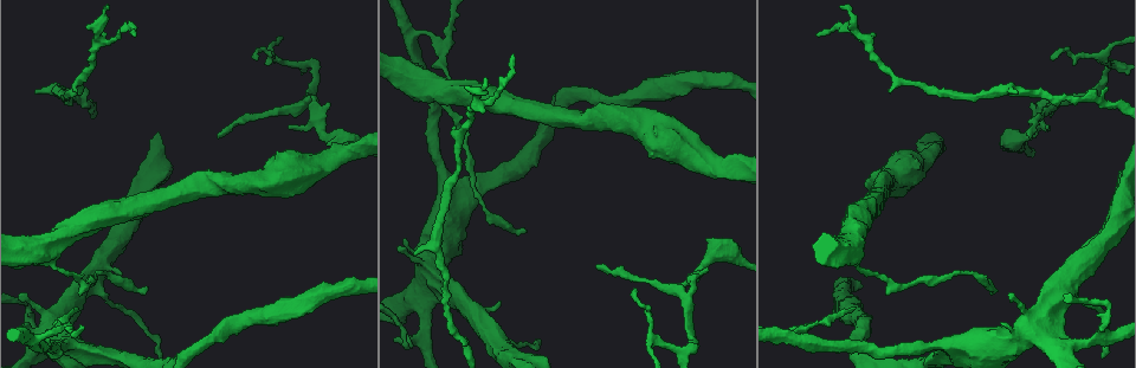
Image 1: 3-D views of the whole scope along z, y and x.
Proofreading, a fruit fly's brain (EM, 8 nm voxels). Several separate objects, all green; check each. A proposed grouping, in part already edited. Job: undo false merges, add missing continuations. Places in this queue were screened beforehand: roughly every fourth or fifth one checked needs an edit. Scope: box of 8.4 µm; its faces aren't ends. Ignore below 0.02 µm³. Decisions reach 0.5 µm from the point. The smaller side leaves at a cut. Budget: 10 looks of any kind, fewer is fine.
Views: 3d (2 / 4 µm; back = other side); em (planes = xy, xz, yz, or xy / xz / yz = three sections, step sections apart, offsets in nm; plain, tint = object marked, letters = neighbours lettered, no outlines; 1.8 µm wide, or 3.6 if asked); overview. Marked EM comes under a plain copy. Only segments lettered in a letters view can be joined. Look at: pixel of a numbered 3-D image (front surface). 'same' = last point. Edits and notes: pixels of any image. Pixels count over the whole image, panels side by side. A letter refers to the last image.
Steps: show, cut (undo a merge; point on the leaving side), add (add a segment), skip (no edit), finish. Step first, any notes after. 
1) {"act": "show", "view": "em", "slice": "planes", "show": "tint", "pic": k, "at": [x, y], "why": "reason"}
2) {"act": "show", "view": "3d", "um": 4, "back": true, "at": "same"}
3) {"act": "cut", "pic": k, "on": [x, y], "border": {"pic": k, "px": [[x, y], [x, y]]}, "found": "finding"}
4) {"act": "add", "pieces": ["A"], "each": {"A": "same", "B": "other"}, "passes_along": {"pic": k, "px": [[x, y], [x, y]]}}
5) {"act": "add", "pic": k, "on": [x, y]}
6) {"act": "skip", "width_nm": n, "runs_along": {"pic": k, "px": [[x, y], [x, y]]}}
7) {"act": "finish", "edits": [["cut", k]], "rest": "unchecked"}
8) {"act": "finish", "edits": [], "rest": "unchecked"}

{"act": "show", "view": "3d", "um": 4, "pic": 1, "at": [35, 93], "why": "tapers out"}

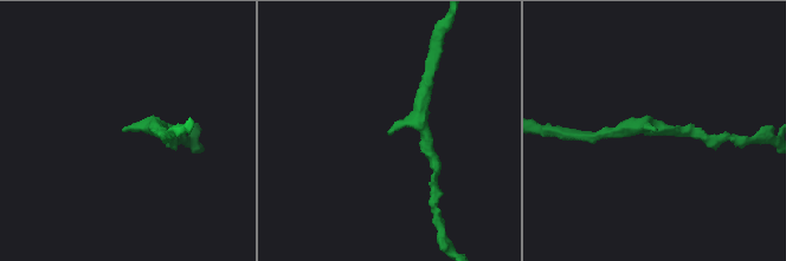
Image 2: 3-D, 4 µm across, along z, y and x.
{"act": "show", "view": "em", "slice": "xy", "step": 8, "show": "tint", "pic": 2, "at": [126, 130], "why": "shape alone is not enough"}

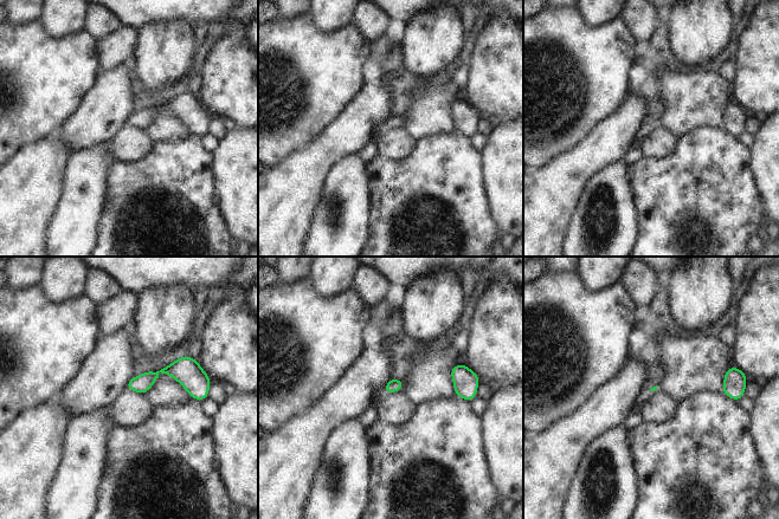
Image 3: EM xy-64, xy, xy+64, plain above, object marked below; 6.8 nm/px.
{"act": "show", "view": "em", "slice": "xy", "step": 8, "show": "letters", "at": "same"}

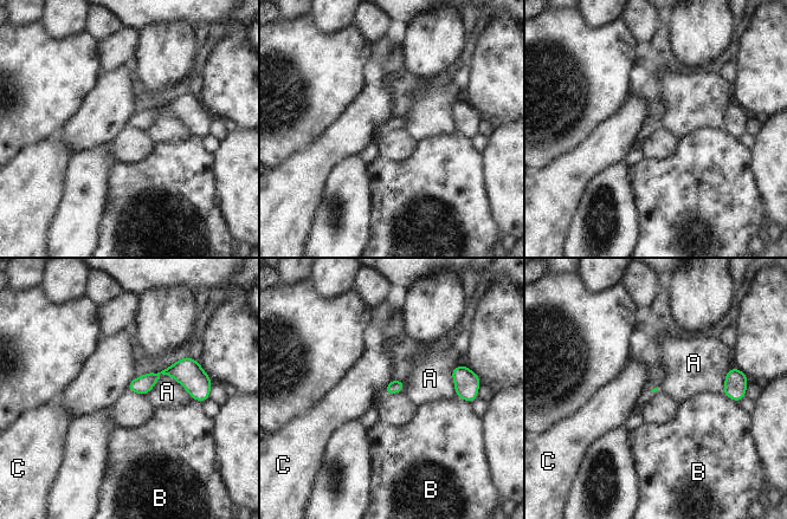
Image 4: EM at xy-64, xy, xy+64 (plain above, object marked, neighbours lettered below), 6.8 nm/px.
{"act": "skip", "longest_contact_nm": ["A", 320], "each": {"A": "other", "B": "other", "C": "other"}, "found": "none of them fits"}

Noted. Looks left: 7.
{"act": "show", "view": "em", "slice": "planes", "show": "letters", "pic": 1, "at": [133, 36], "why": "tapers out"}

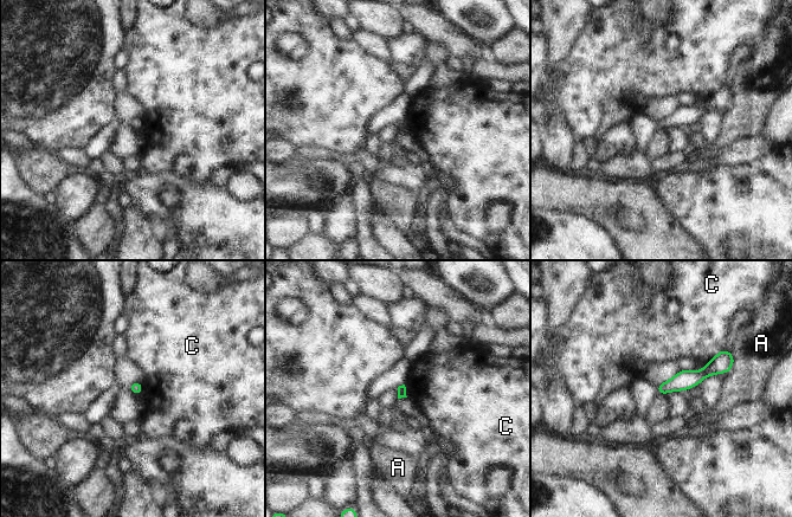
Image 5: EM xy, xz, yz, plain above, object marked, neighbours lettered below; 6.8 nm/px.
{"act": "skip", "each": {"A": "other", "C": "other"}, "border": {"pic": 5, "px": [[723, 347], [704, 364]]}, "found": "no lettered segment goes on from it"}

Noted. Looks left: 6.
{"act": "show", "view": "em", "slice": "planes", "show": "tint", "pic": 1, "at": [446, 37]}

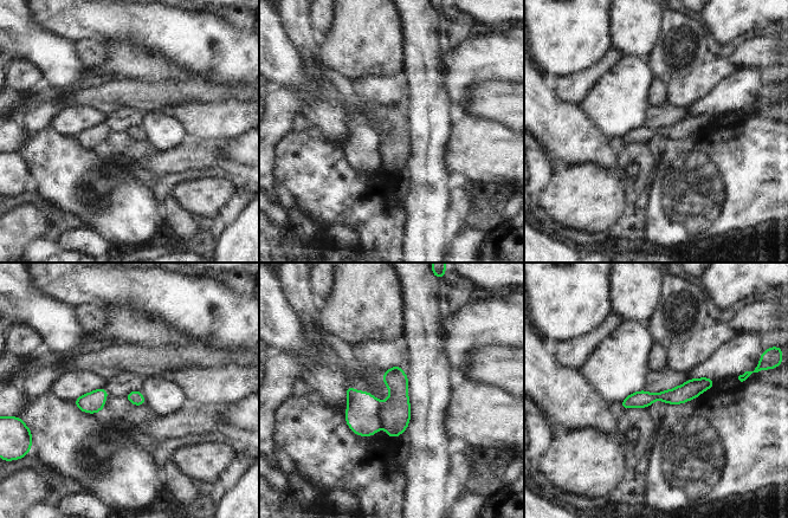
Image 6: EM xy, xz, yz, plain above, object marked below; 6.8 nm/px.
{"act": "show", "view": "em", "slice": "planes", "show": "letters", "at": "same", "why": "see the neighbours"}

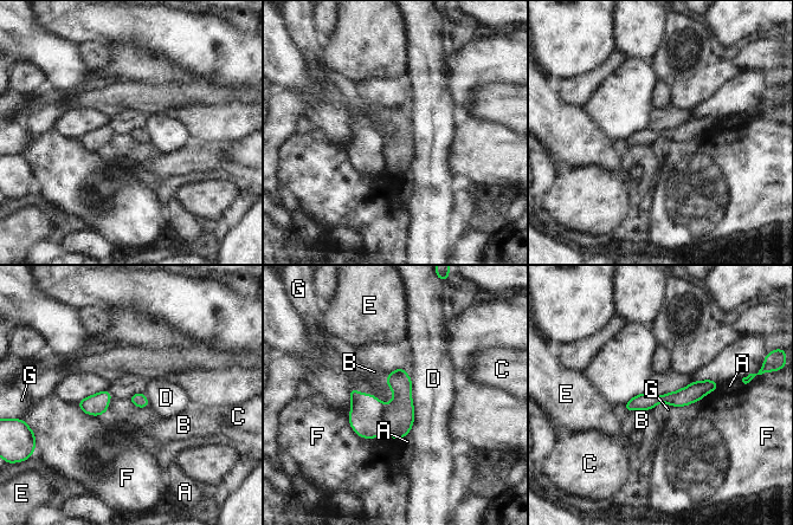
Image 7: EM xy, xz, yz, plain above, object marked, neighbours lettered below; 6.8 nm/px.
{"act": "cut", "pic": 7, "on": [398, 416], "each": {"A": "other", "B": "other", "C": "other", "D": "other", "E": "other", "F": "other", "G": "other"}, "part_leaving": {"pic": 7, "px": [[715, 384], [627, 407]]}, "found": "two neurons meet here"}

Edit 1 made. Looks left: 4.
{"act": "show", "view": "overview", "why": "redraw"}

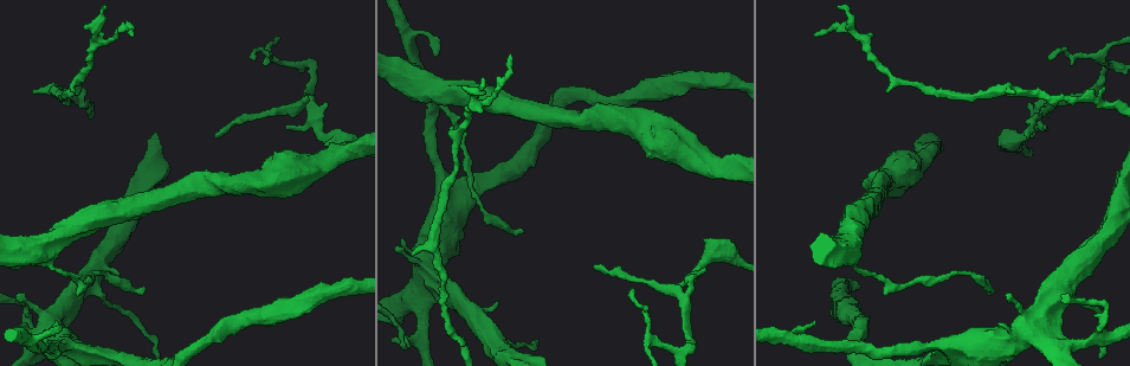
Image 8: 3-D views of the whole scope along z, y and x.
{"act": "show", "view": "em", "slice": "xy", "step": 8, "show": "letters", "pic": 8, "at": [683, 151], "why": "sudden change in width"}

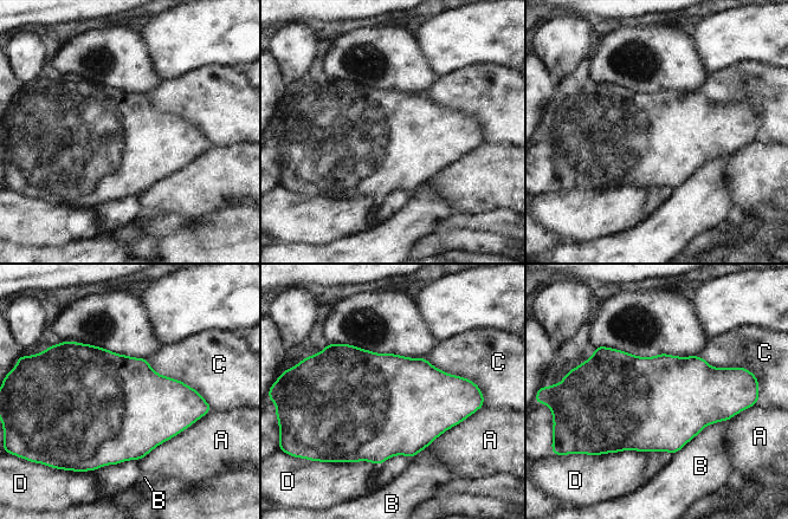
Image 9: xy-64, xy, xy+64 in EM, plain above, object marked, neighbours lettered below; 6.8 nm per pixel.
{"act": "show", "view": "em", "slice": "planes", "show": "letters", "at": "same"}

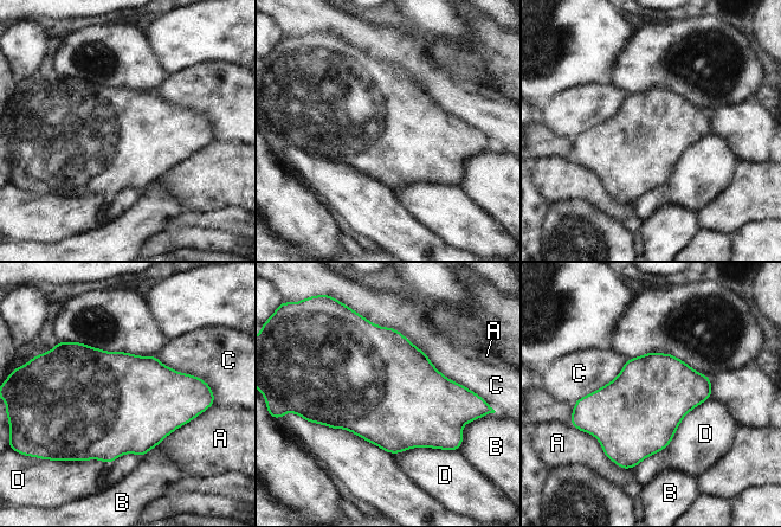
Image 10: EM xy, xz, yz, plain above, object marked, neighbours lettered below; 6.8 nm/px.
{"act": "skip", "width_nm": 550, "each": {"A": "other", "B": "other", "C": "other", "D": "other"}, "border": {"pic": 10, "px": [[362, 316], [394, 327], [470, 390]]}, "found": "one neuron here"}

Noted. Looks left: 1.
{"act": "finish", "edits": [["cut", 7]], "rest": "unchecked"}

